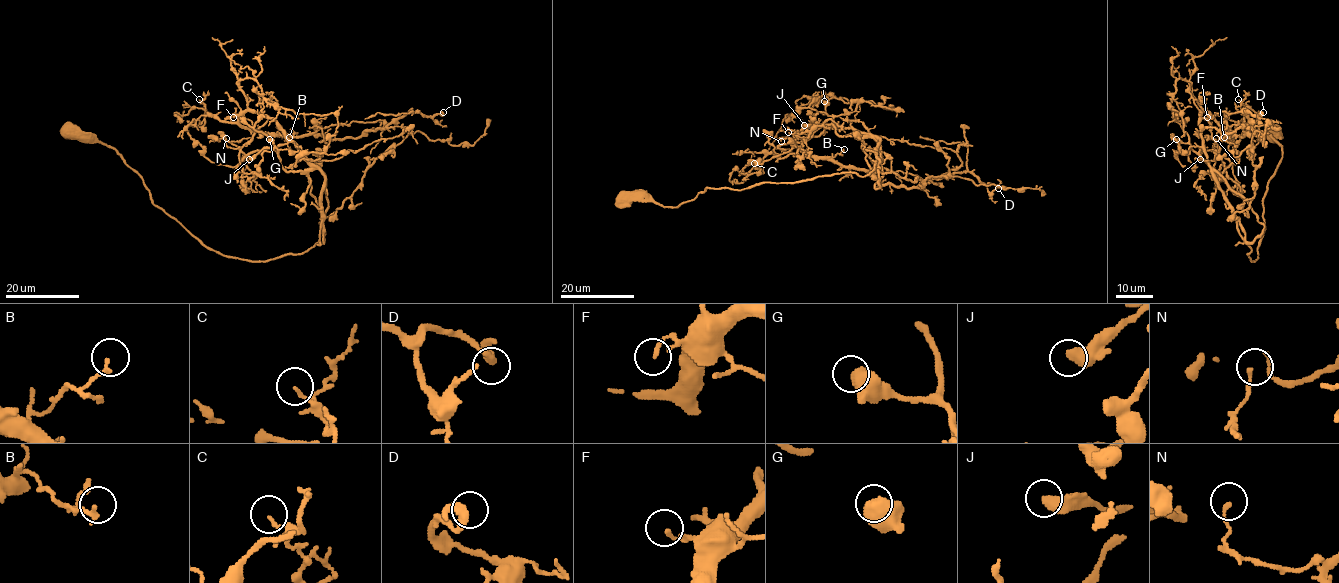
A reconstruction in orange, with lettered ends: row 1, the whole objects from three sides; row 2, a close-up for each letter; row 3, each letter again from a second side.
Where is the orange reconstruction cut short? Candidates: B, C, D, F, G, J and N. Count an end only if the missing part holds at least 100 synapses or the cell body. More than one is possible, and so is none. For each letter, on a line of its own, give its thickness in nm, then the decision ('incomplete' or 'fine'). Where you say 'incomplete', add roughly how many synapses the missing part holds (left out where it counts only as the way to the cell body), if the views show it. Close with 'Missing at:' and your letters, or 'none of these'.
B: calibre 190 nm; fine
C: calibre 110 nm; fine
D: calibre 400 nm; incomplete; 100 synapses
F: calibre 130 nm; fine
G: calibre 600 nm; fine
J: calibre 550 nm; fine
N: calibre 140 nm; fine
Missing at: D

